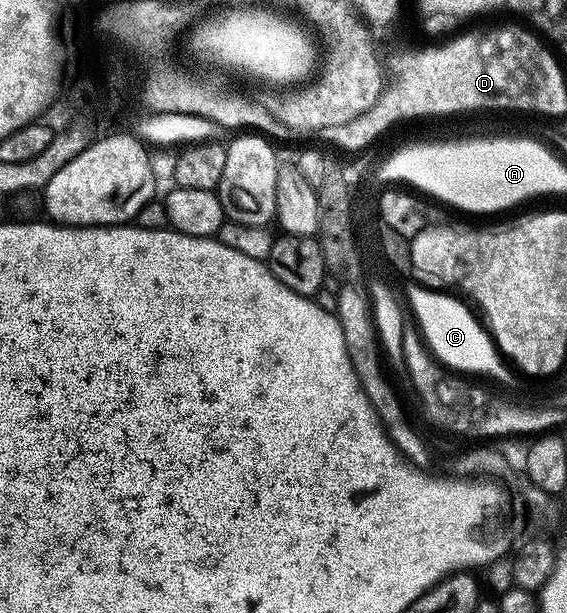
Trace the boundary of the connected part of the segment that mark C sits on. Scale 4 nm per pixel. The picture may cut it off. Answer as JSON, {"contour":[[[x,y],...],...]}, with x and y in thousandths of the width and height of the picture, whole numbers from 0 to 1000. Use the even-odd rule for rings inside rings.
{"contour":[[[758,470],[721,471],[716,489],[723,493],[728,520],[751,564],[776,594],[788,602],[857,613],[884,631],[908,631],[912,608],[880,574],[857,532],[815,491],[780,476],[764,476]]]}

